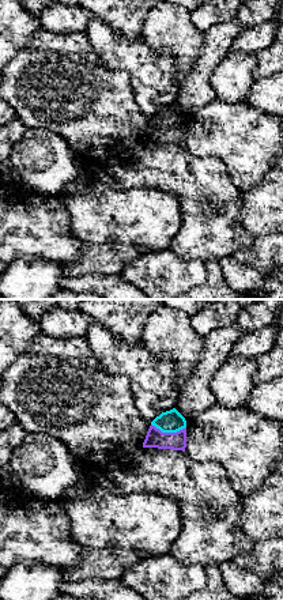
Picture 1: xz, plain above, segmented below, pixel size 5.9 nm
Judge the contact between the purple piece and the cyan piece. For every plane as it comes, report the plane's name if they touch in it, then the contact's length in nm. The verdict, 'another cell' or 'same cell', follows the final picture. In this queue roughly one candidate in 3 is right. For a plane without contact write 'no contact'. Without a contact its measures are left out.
xz | 200 nm

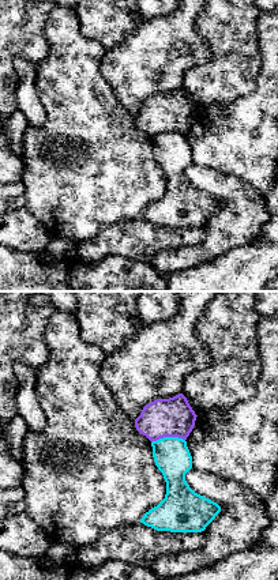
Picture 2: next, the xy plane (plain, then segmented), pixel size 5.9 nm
xy | 200 nm

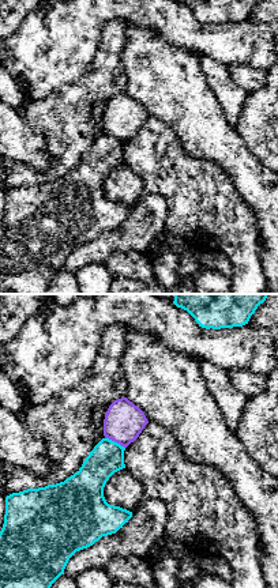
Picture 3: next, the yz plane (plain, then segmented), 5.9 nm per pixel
yz | 140 nm

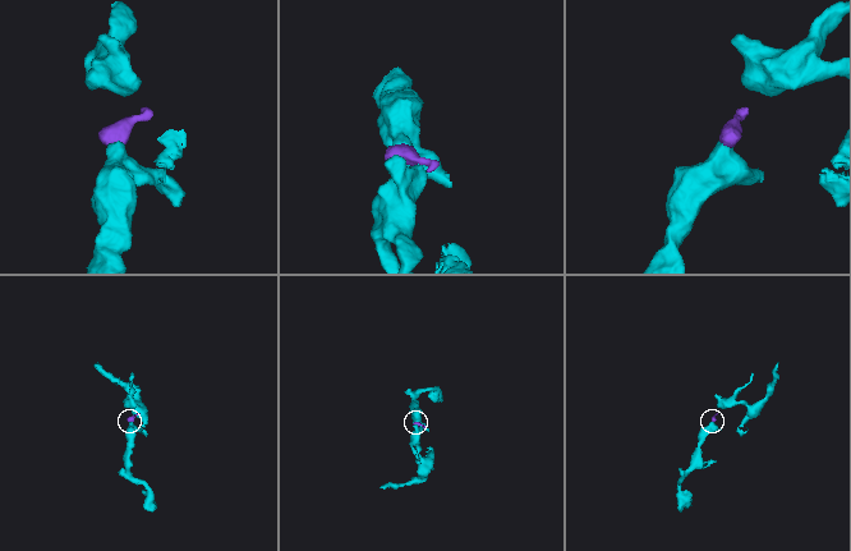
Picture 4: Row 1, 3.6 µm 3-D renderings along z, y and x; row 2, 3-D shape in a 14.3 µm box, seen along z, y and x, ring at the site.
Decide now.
same cell

